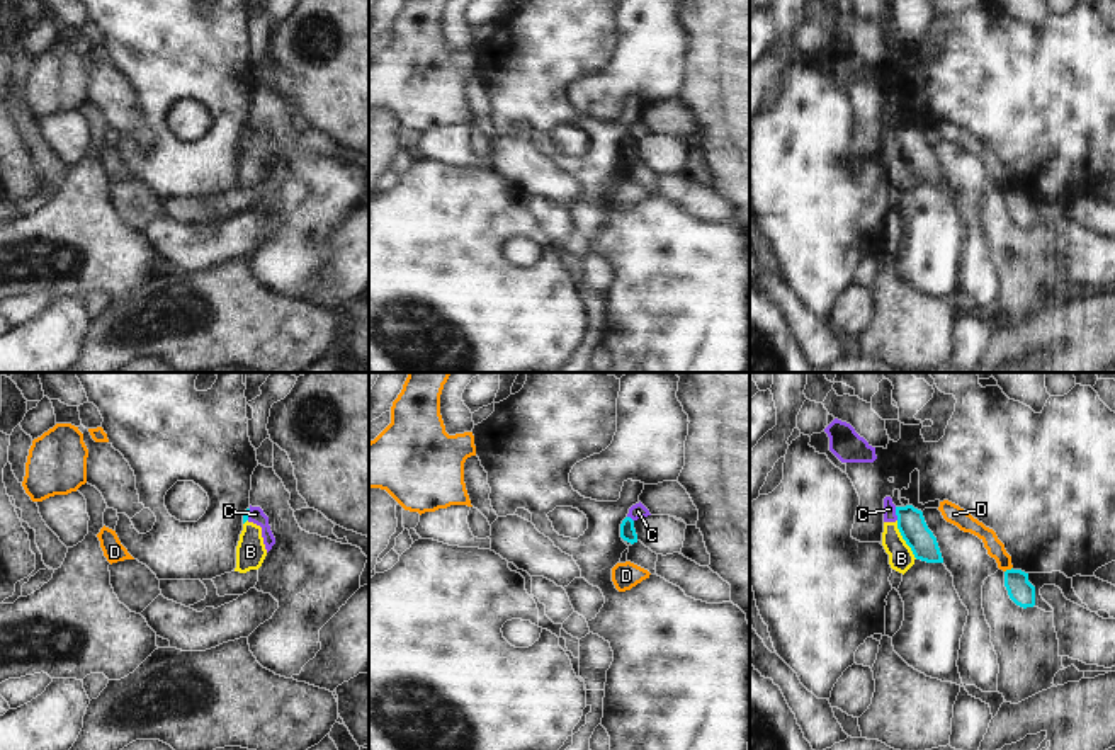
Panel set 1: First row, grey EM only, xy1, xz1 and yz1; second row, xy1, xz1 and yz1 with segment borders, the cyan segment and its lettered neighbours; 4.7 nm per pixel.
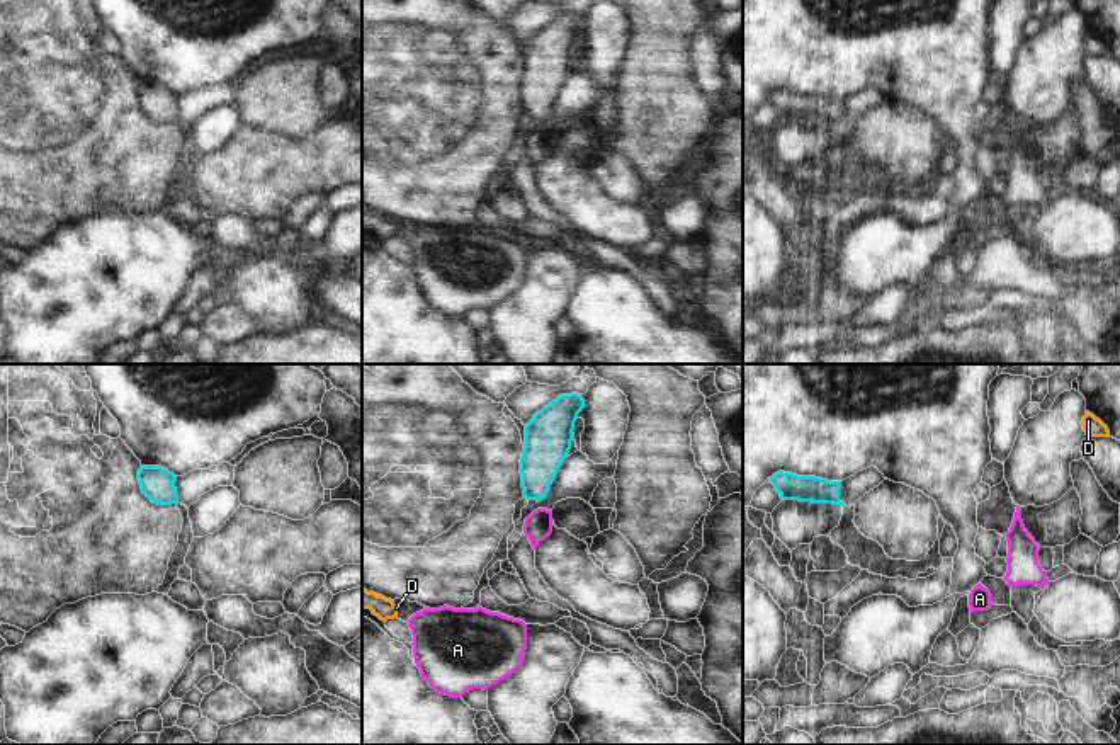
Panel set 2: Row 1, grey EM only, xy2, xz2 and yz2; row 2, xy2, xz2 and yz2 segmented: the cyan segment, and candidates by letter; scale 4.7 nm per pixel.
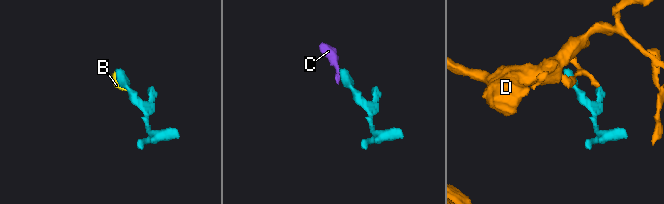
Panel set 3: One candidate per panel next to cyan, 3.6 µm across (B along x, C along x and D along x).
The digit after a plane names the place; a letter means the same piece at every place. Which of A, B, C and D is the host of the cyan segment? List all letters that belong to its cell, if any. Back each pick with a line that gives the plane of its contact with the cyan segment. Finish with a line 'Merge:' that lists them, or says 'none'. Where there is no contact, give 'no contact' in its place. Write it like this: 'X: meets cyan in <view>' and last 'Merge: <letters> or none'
A: meets cyan in xz2
Merge: A

